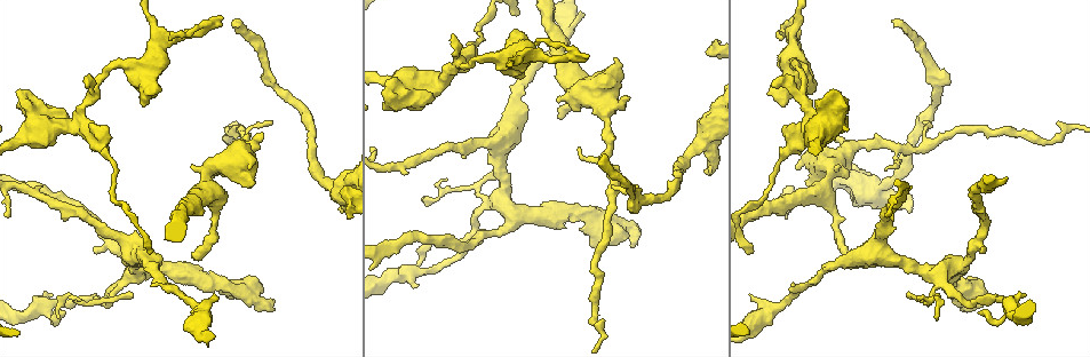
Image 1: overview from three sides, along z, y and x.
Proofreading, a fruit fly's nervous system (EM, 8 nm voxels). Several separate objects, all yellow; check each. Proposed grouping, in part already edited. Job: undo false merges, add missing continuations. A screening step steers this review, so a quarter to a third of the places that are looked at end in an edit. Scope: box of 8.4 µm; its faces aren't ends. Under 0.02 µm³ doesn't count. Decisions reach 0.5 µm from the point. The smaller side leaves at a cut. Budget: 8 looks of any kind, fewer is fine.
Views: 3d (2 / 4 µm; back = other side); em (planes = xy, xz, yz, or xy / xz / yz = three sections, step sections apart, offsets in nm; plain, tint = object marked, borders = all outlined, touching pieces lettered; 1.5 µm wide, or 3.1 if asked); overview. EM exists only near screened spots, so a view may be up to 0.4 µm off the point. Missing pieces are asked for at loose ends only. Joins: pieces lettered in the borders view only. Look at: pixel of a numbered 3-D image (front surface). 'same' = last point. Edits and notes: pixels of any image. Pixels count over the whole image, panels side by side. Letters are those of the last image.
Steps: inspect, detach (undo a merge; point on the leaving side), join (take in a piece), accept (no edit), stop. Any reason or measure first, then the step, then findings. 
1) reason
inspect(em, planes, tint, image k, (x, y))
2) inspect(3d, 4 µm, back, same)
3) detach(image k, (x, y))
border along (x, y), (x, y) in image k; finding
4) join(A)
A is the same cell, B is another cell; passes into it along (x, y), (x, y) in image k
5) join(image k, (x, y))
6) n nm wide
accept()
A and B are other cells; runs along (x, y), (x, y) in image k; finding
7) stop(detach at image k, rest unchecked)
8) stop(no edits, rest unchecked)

sudden change in width
inspect(3d, 4 µm, image 1, (864, 142))

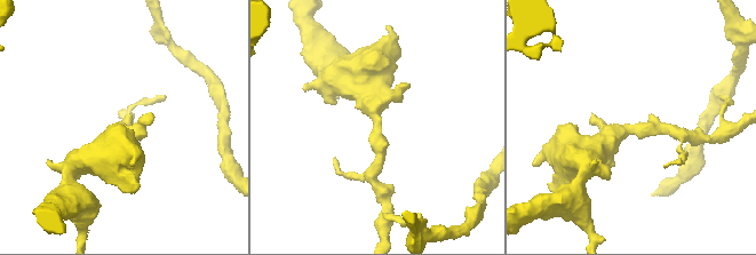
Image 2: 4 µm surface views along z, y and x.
inspect(em, xz, step 4, borders, image 2, (375, 125))

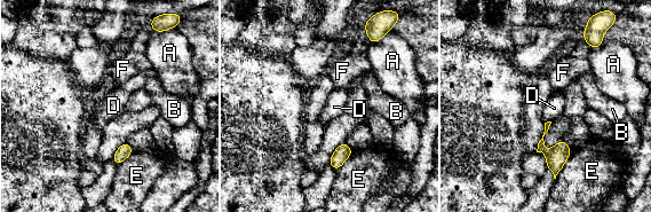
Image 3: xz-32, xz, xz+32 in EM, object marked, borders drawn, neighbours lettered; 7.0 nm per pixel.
accept()
A, B, D, E and F are other cells; border along (550, 120), (545, 123) in image 3; continuous, no second neuron

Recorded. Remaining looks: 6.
an open end
inspect(em, planes, borders, image 1, (265, 304))

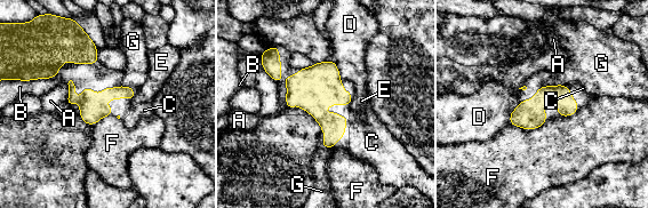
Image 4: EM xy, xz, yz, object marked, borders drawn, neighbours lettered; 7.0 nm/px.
F touches over 280 nm
join(C)
C is the same cell, A, B, D, E, F and G are other cells; it goes on there

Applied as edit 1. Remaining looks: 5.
inspect(3d, 4 µm, image 1, (132, 297))

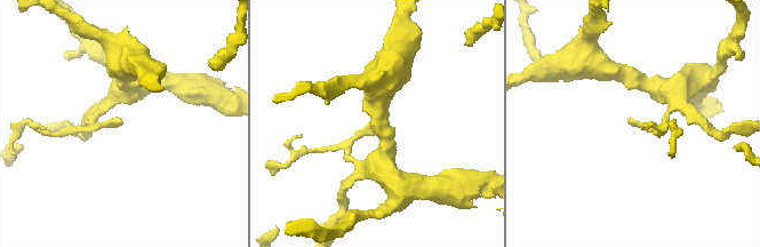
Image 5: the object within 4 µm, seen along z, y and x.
now the EM
inspect(em, xy, step 8, borders, image 5, (122, 124))

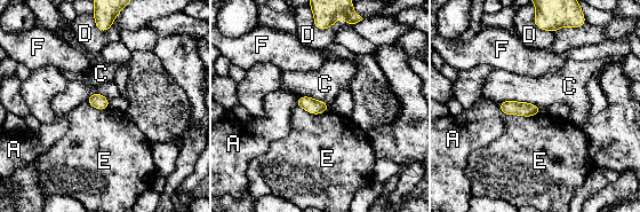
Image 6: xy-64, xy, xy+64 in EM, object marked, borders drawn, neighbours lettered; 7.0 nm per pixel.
C touches over 320 nm
accept()
A, C, D, E and F are other cells; none of them fits

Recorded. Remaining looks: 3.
free end
inspect(3d, 2 µm, image 1, (145, 104))

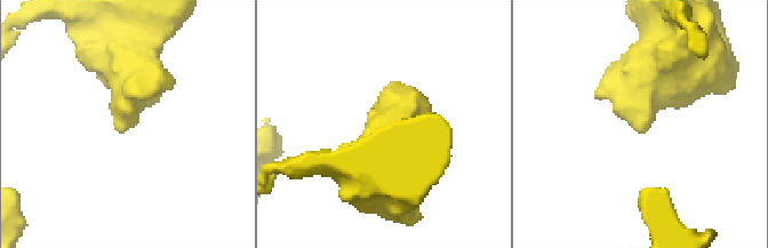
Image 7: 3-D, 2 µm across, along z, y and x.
shape alone is not enough
inspect(em, planes, borders, image 7, (119, 132))

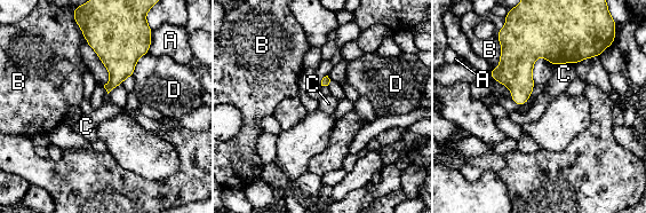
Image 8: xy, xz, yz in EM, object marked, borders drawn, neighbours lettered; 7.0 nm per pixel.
accept()
A, B, C and D are other cells; border along (574, 63), (558, 63), (555, 65) in image 8; no lettered piece goes on from it

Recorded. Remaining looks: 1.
stop(join at image 4, rest unchecked)

